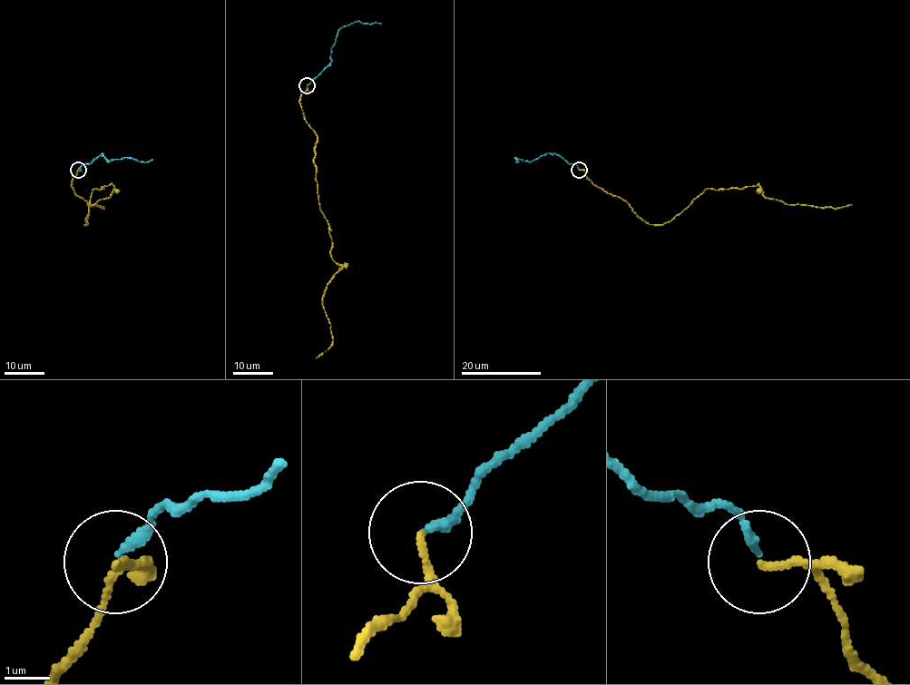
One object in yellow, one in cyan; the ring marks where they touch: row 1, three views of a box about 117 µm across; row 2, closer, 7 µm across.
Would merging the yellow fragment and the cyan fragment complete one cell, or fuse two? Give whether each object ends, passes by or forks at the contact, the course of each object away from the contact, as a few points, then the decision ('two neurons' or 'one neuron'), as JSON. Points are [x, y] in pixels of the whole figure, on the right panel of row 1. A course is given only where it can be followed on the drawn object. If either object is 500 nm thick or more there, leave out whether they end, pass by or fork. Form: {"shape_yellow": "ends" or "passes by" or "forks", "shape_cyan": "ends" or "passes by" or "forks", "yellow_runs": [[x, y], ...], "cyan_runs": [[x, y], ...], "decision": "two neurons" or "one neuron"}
{"shape_yellow": "ends", "shape_cyan": "ends", "yellow_runs": [[579, 169], [650, 224], [670, 221], [708, 188], [758, 184], [765, 197], [787, 204], [838, 209], [851, 204]], "cyan_runs": [[579, 169], [575, 164], [568, 164], [555, 153], [542, 155], [532, 161], [514, 157], [516, 162], [517, 159]], "decision": "one neuron"}

